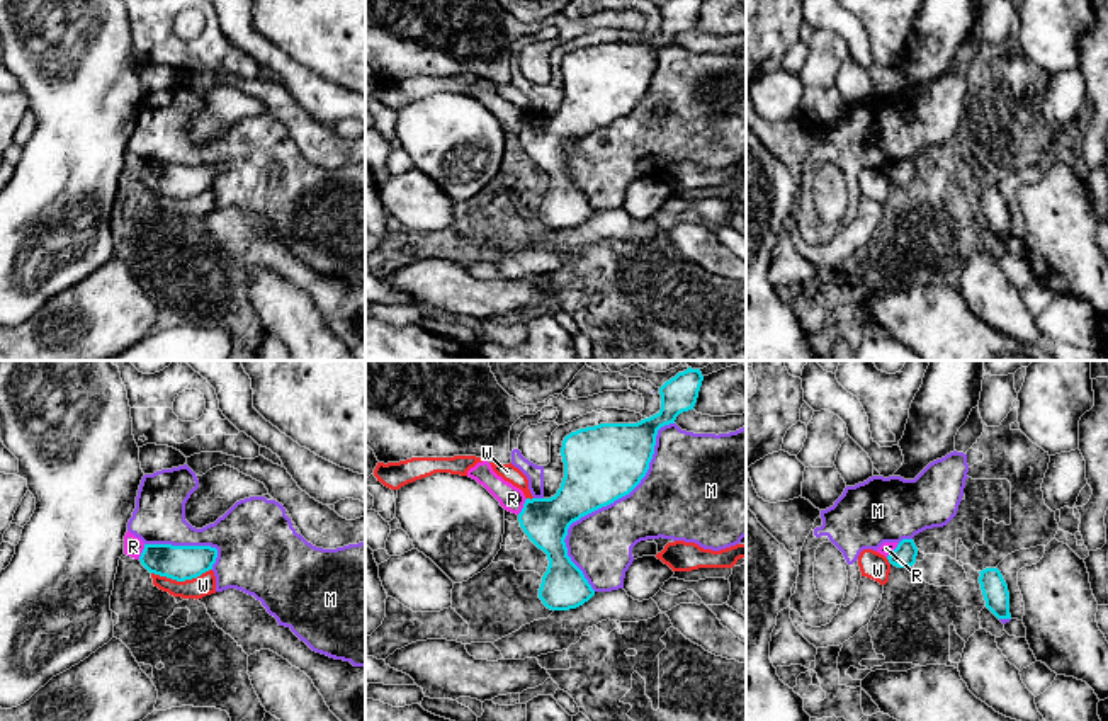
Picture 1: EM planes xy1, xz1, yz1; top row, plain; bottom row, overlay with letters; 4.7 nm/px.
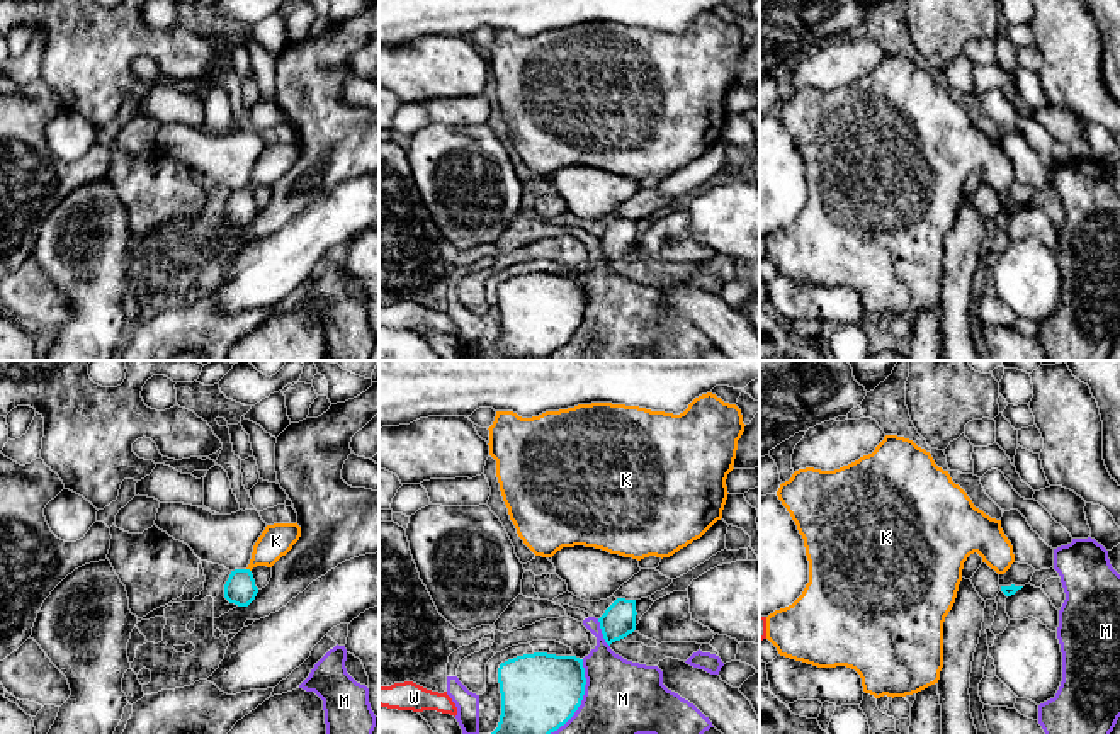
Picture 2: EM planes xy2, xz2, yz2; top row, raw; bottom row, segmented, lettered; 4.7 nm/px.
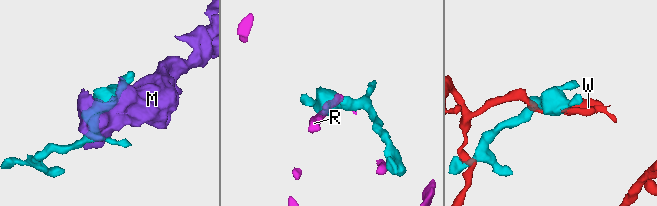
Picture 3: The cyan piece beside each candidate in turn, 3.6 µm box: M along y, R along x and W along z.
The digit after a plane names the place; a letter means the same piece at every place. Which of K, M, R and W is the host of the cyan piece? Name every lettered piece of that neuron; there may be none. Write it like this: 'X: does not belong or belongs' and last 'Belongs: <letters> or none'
K: belongs
M: does not belong
R: does not belong
W: does not belong
Belongs: K

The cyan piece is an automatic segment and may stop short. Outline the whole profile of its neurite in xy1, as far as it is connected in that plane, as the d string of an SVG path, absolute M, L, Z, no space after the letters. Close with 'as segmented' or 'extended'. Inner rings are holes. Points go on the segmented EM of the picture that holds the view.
M144 544L139 561L150 573L185 582L212 570L216 558L211 546Z; as segmented

